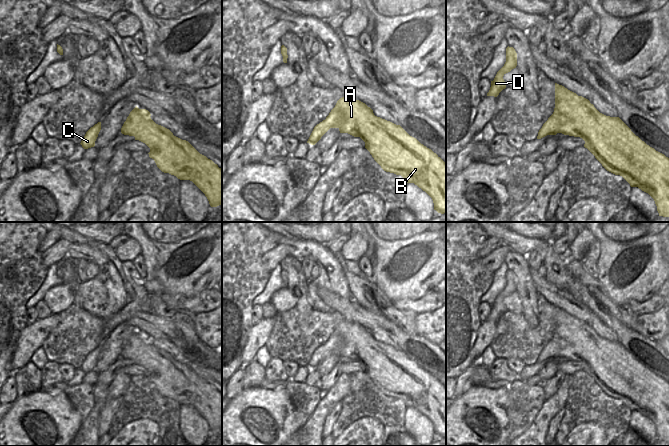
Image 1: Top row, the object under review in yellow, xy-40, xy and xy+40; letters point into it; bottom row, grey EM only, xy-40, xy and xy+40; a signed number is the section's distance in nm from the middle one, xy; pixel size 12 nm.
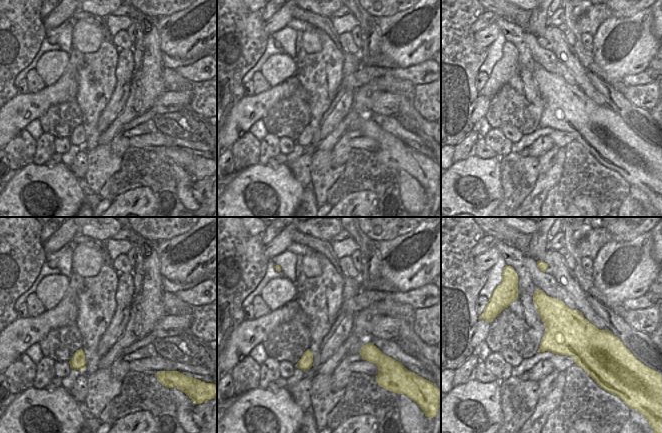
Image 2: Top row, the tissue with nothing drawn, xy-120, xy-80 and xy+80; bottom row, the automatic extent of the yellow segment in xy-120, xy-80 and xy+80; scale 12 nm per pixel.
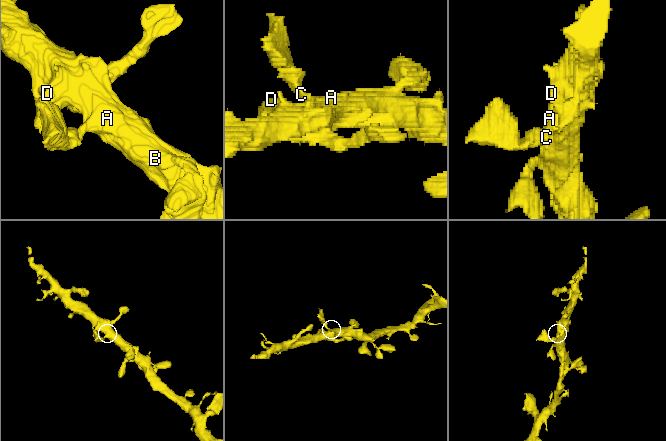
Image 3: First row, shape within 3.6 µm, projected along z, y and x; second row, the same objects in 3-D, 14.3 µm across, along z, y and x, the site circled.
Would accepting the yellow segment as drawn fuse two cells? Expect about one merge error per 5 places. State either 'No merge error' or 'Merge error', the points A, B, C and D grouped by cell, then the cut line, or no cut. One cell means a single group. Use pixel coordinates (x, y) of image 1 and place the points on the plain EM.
No merge error. Groups: A B C D. No split.

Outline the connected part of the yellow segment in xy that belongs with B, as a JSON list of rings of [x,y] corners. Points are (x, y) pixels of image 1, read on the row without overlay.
[[[344,320],[337,325],[326,343],[314,351],[307,367],[315,369],[330,352],[338,352],[340,357],[360,361],[365,366],[365,372],[384,395],[401,399],[406,407],[417,409],[432,422],[434,434],[446,437],[446,387],[400,349],[375,340],[365,327]]]

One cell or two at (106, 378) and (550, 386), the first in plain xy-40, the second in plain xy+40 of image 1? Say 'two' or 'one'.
one

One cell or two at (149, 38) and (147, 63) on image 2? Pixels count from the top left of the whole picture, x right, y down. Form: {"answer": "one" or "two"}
{"answer": "one"}

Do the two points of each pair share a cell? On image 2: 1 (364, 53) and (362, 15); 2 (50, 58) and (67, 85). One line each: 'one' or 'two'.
1: one
2: two

